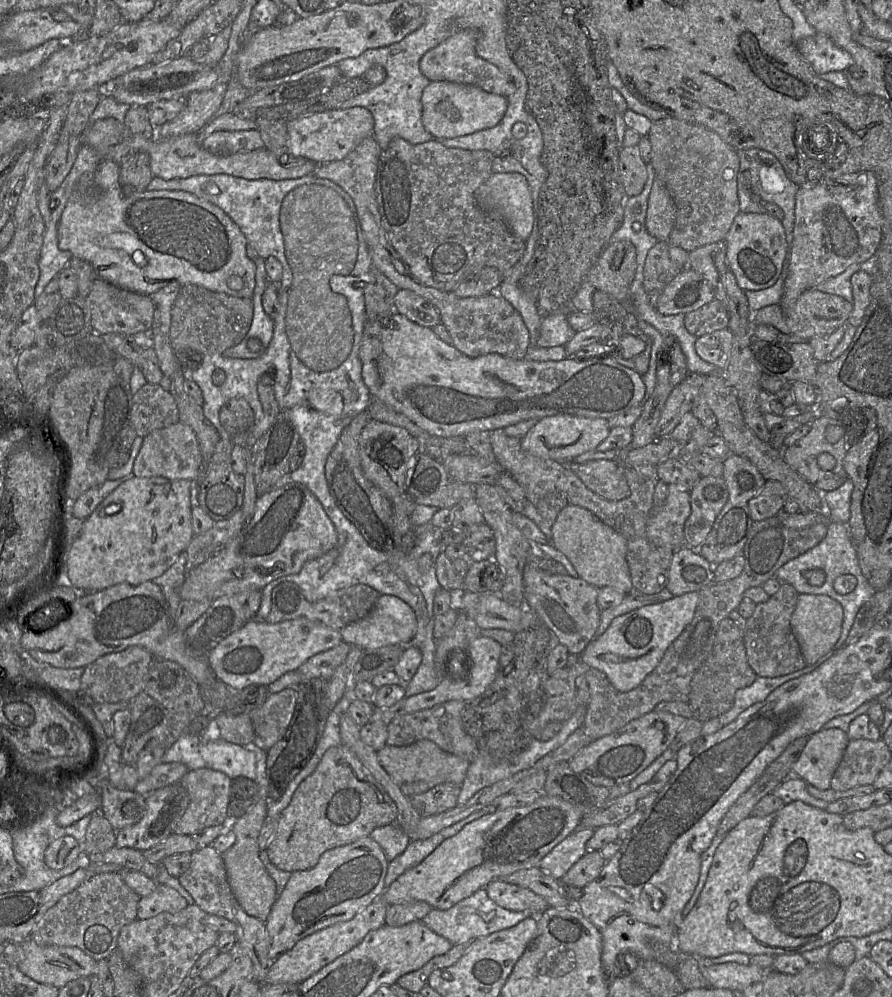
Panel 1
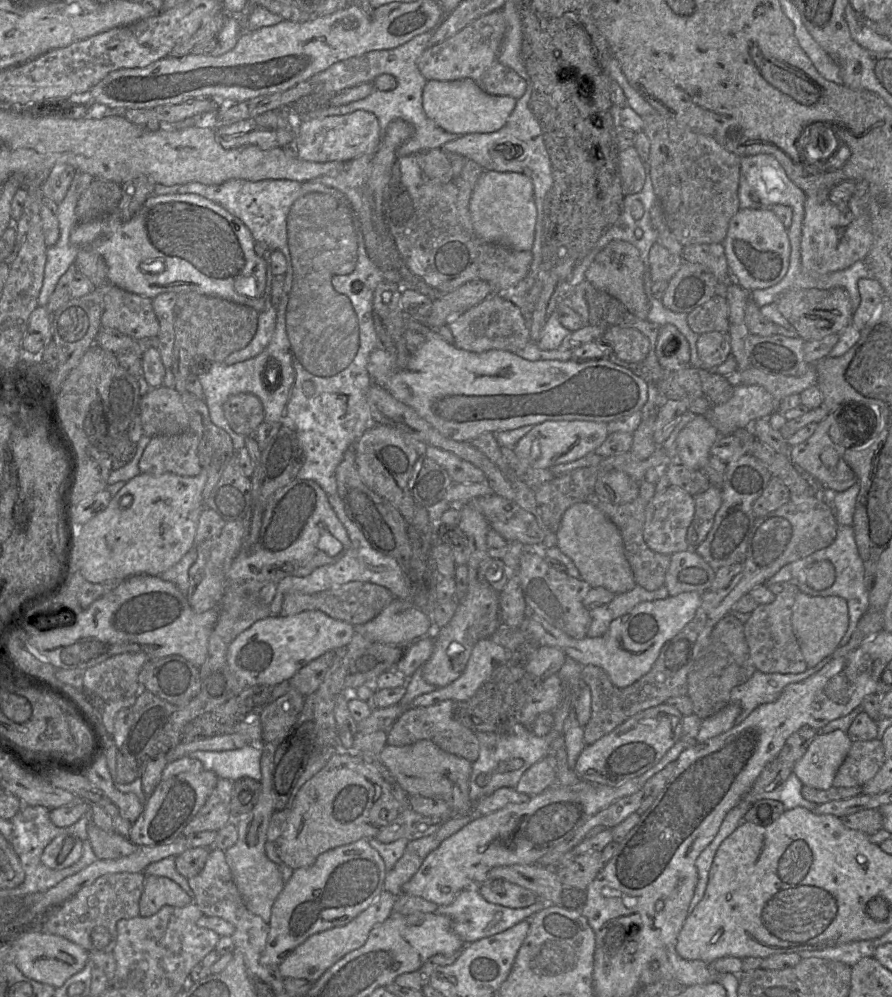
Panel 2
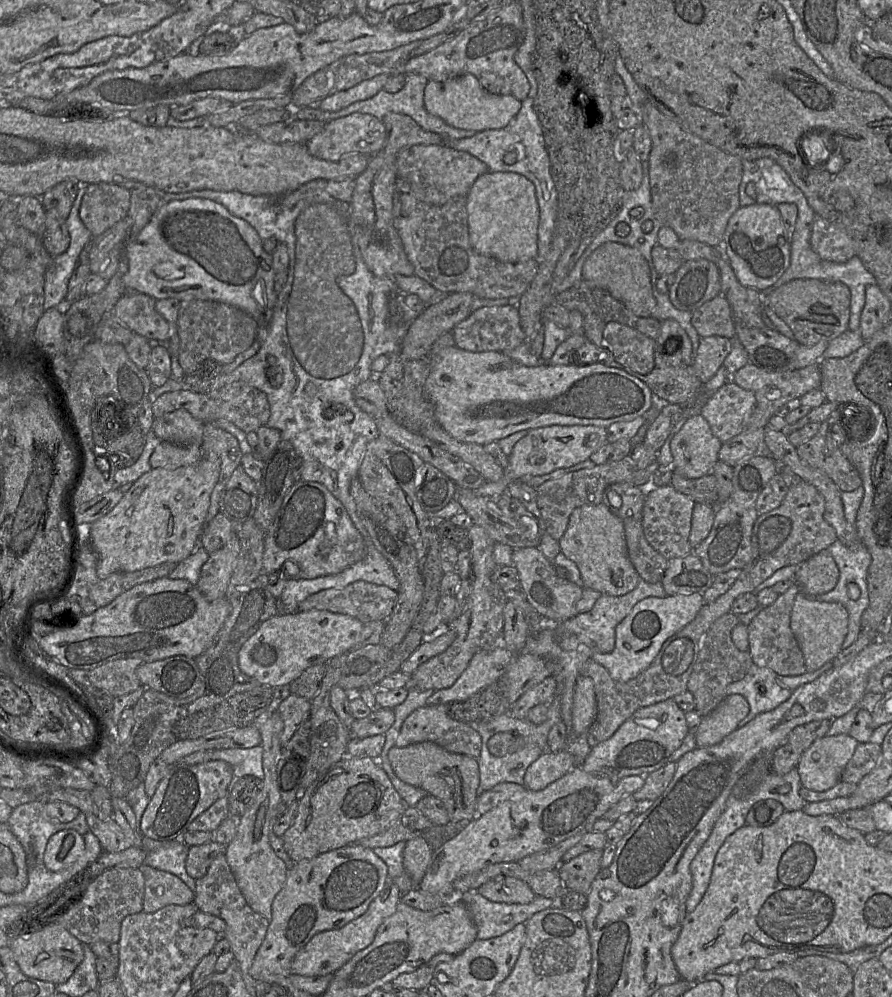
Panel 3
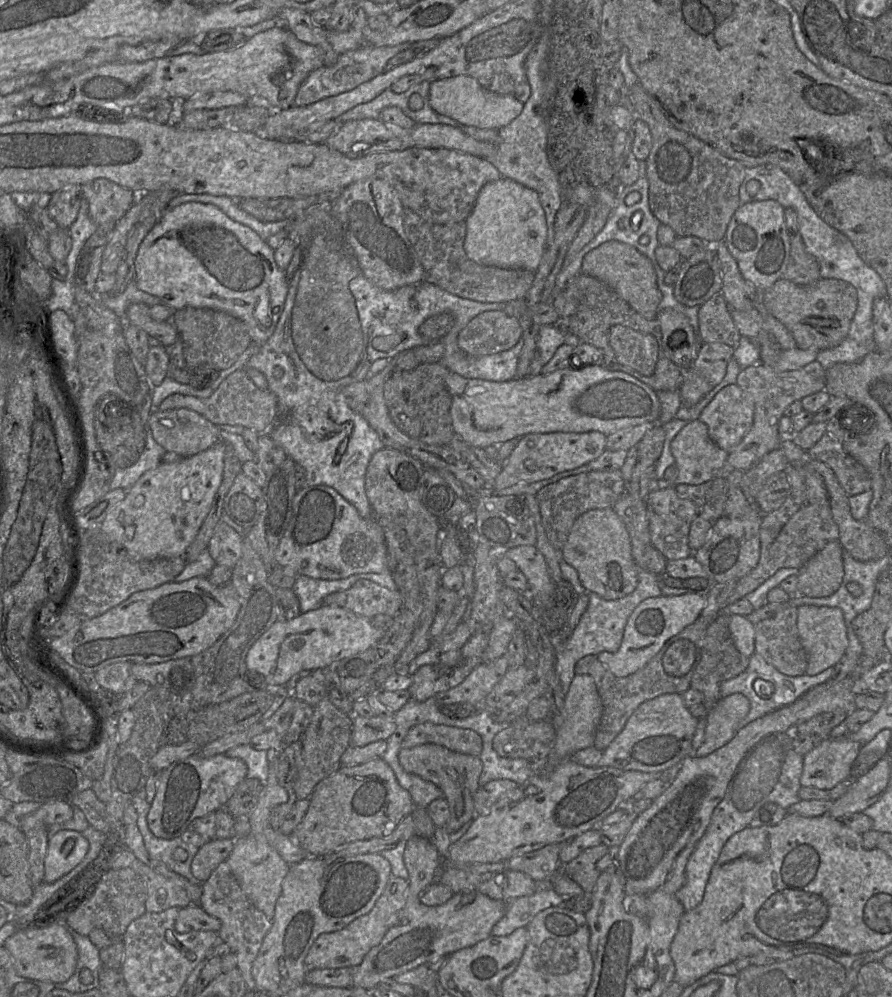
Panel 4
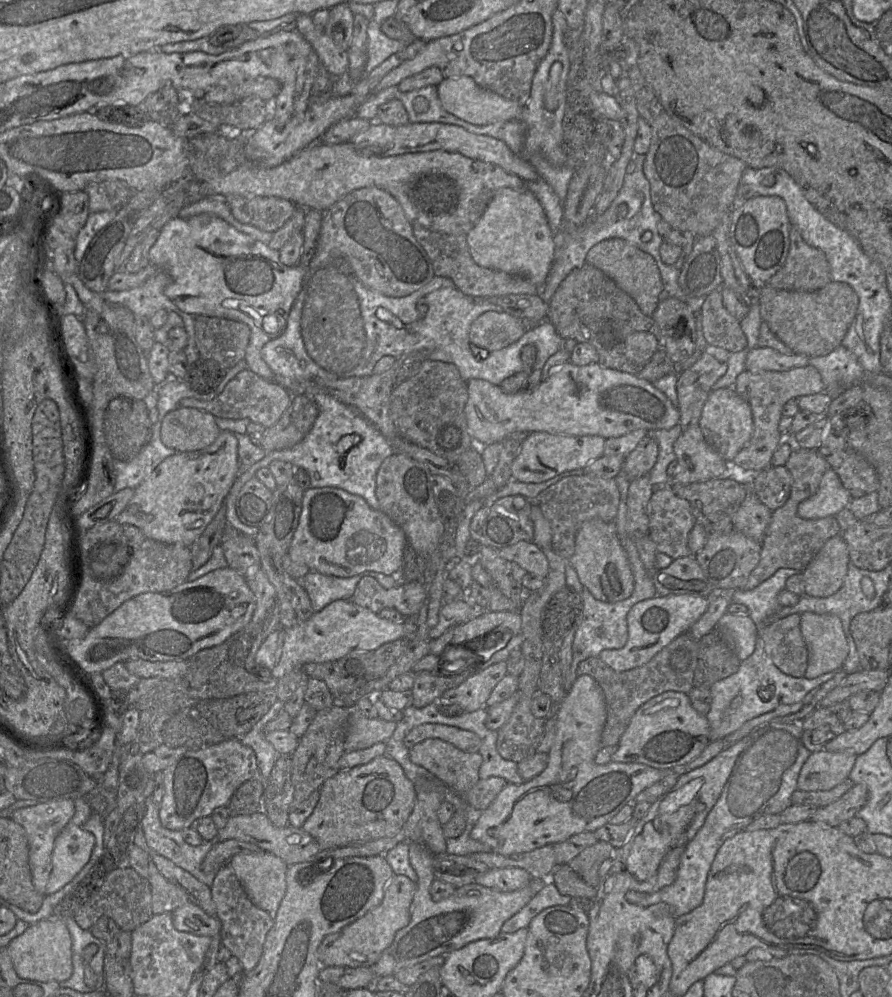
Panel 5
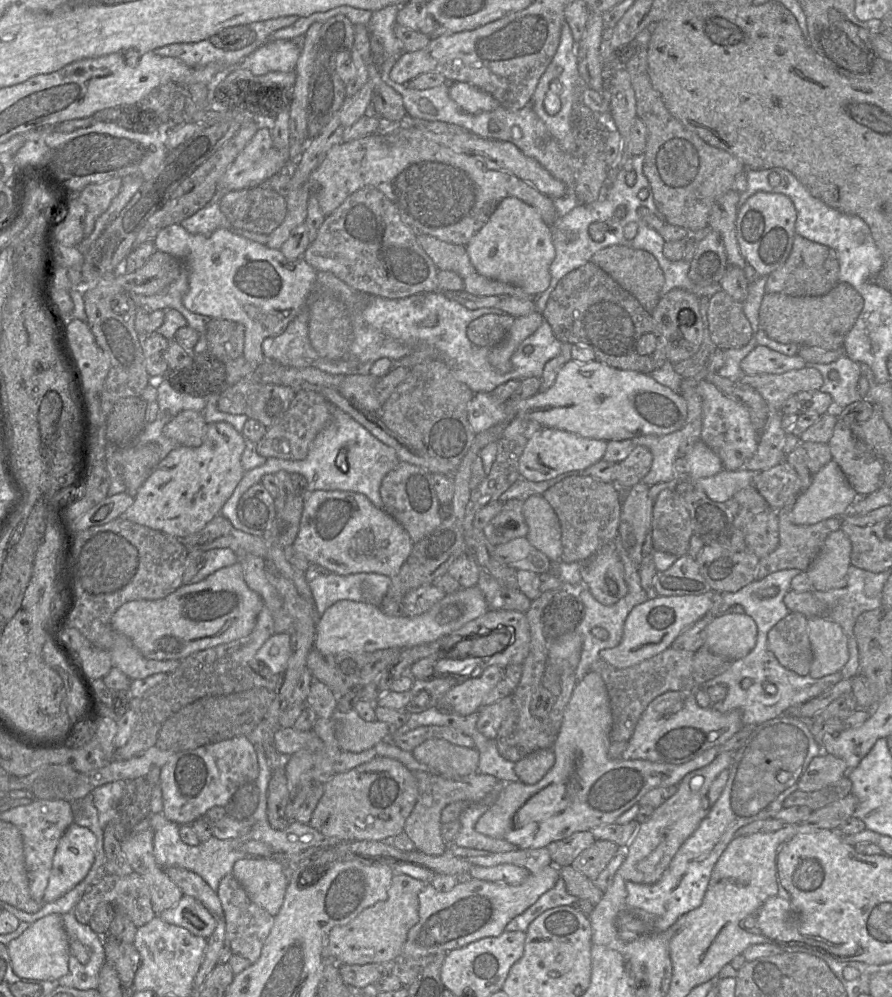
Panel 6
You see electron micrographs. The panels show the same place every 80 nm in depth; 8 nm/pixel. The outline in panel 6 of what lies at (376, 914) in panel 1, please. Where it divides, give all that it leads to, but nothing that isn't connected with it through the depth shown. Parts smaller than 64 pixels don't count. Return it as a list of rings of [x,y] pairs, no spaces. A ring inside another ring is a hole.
[[[405,874],[393,875],[388,897],[364,909],[345,925],[334,927],[328,934],[325,959],[337,964],[391,964],[401,957],[408,931],[419,920],[419,893],[426,883]]]

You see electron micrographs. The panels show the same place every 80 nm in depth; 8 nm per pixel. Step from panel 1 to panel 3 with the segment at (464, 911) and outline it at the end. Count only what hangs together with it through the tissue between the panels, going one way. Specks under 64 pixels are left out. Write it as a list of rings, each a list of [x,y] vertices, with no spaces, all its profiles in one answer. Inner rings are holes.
[[[467,891],[454,898],[463,902],[467,907],[477,927],[477,939],[499,937],[516,925],[525,924],[535,913],[557,904],[557,899],[541,896],[536,896],[528,904],[493,902],[484,898],[477,891]]]

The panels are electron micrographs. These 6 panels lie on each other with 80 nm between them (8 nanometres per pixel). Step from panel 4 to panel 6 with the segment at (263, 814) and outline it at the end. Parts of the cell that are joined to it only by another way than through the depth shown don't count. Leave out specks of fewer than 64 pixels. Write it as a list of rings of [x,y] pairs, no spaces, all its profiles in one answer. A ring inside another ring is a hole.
[[[247,856],[234,863],[232,874],[253,903],[273,917],[278,914],[288,885],[288,872],[281,861]]]

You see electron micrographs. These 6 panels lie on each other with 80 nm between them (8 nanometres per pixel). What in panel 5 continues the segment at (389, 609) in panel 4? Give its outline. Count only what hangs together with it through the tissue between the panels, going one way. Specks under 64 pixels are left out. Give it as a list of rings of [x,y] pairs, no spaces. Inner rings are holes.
[[[363,577],[357,584],[352,597],[348,600],[358,606],[378,613],[384,608],[393,608],[406,618],[415,618],[426,598],[426,590],[422,582],[401,582],[390,589],[382,587],[374,578]]]

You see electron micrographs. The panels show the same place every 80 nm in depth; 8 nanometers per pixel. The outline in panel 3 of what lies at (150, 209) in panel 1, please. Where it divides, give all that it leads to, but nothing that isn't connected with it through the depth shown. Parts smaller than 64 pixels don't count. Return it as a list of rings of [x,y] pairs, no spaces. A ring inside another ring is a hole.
[[[189,198],[164,202],[151,217],[147,225],[134,238],[129,238],[123,250],[123,258],[128,264],[127,272],[123,276],[123,283],[127,290],[146,294],[153,299],[175,298],[178,301],[186,300],[211,300],[239,308],[249,314],[258,327],[268,326],[274,312],[278,294],[274,290],[275,272],[273,269],[272,254],[267,253],[262,246],[262,239],[256,230],[246,221],[232,215],[224,206],[209,199]]]

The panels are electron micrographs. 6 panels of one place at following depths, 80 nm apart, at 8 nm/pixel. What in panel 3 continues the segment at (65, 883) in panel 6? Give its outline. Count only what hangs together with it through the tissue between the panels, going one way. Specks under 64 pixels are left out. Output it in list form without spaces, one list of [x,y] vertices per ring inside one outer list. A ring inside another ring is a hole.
[[[62,830],[48,840],[43,863],[51,871],[57,872],[68,868],[84,853],[85,840],[75,830]]]

